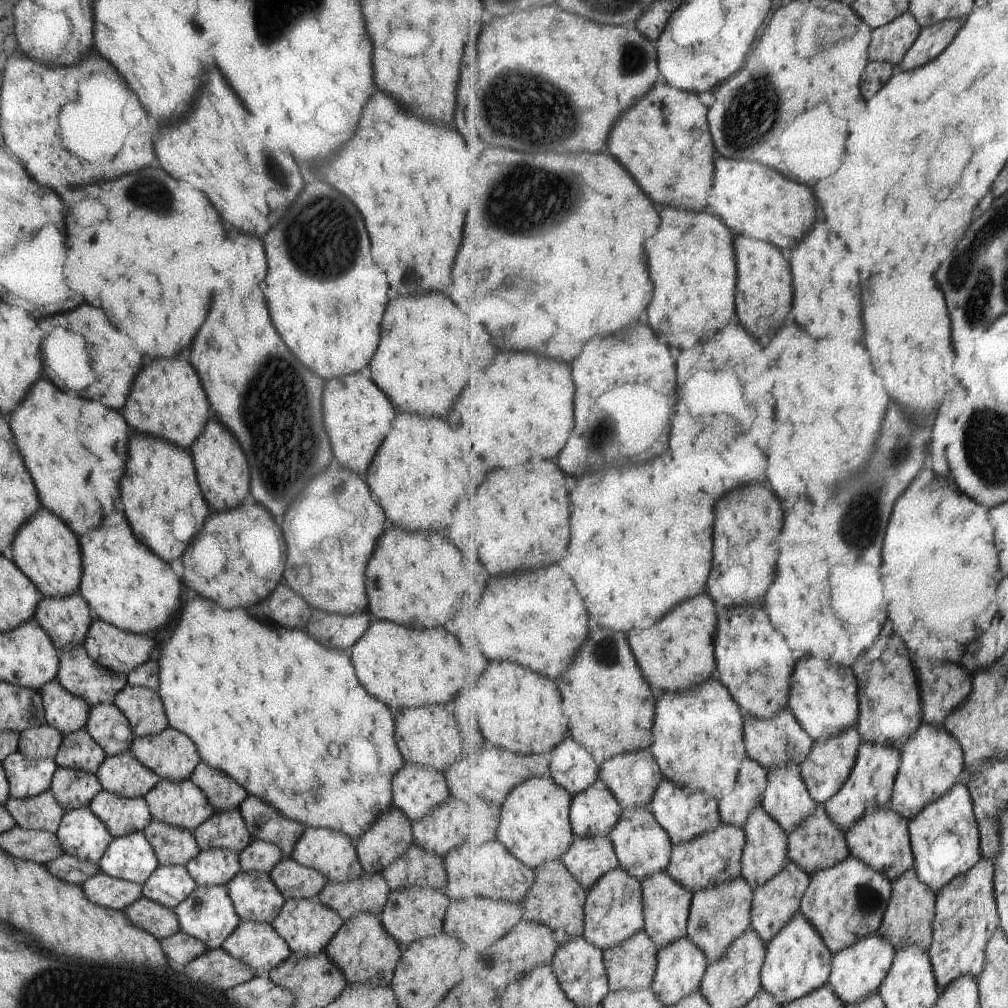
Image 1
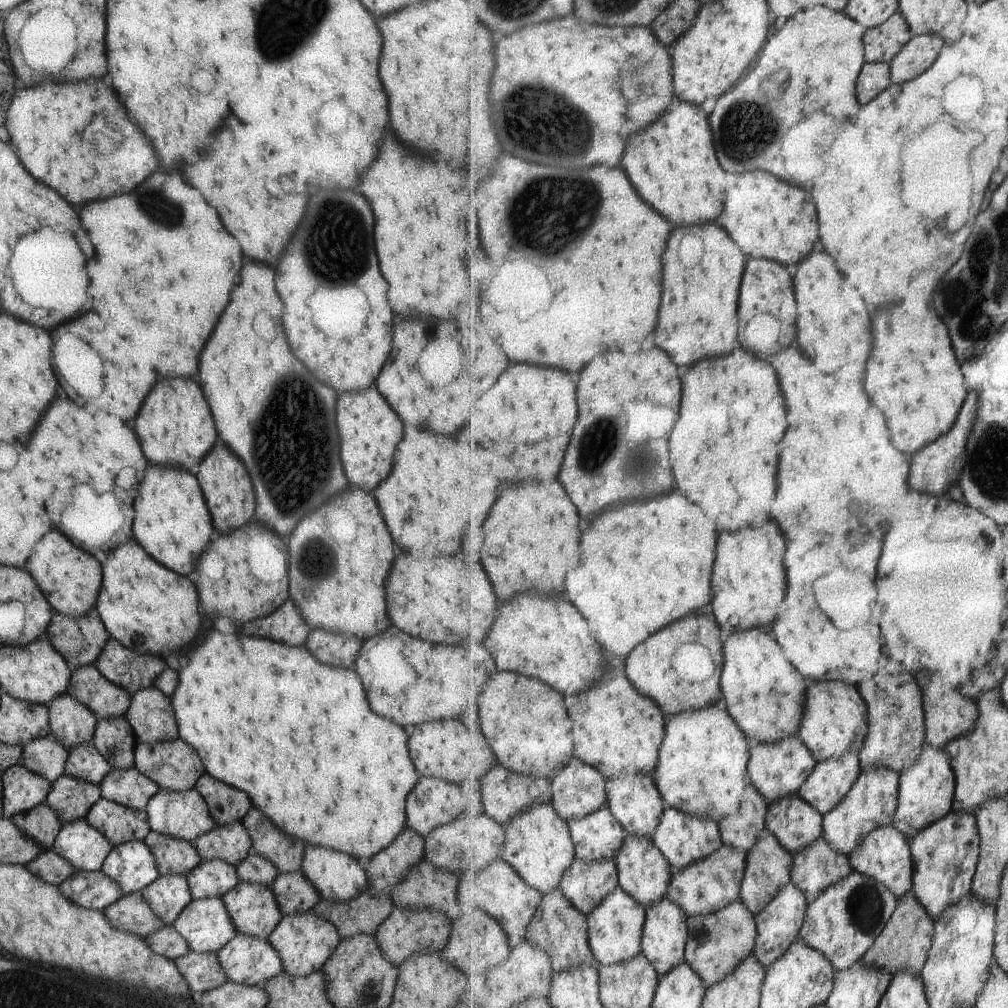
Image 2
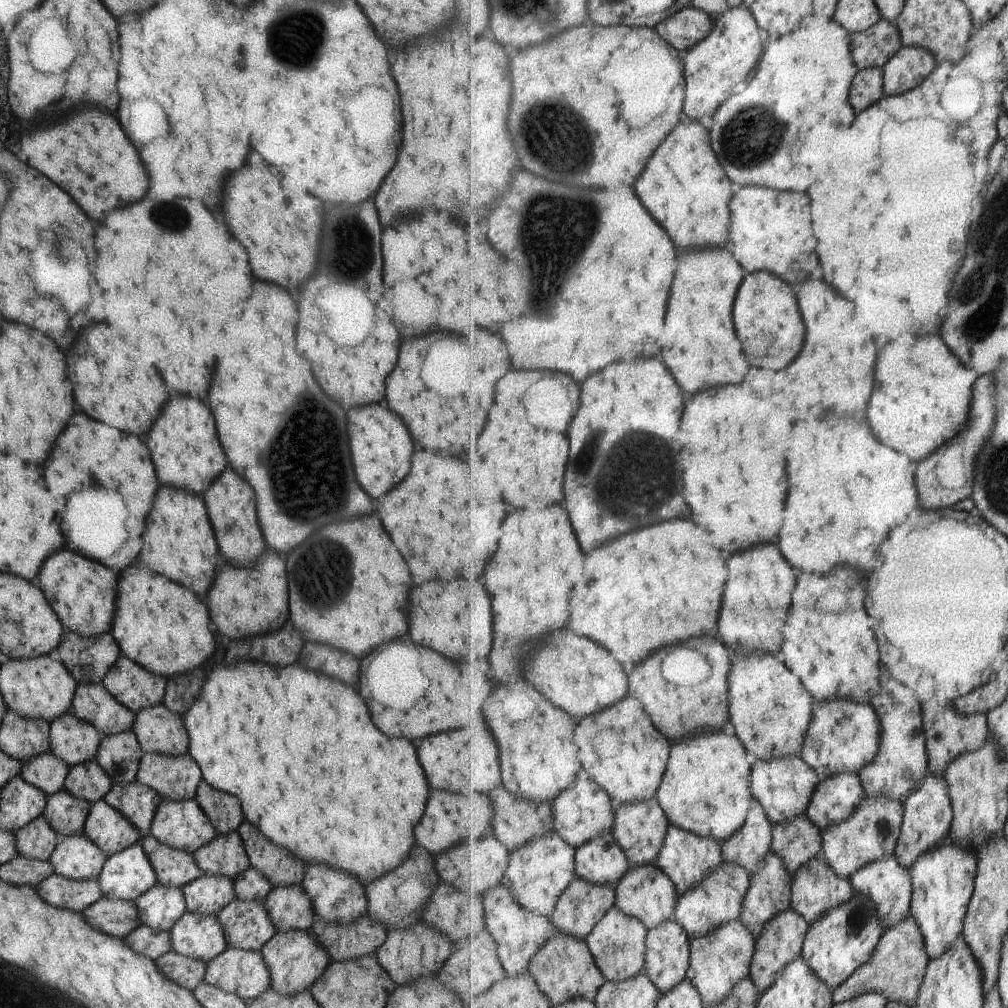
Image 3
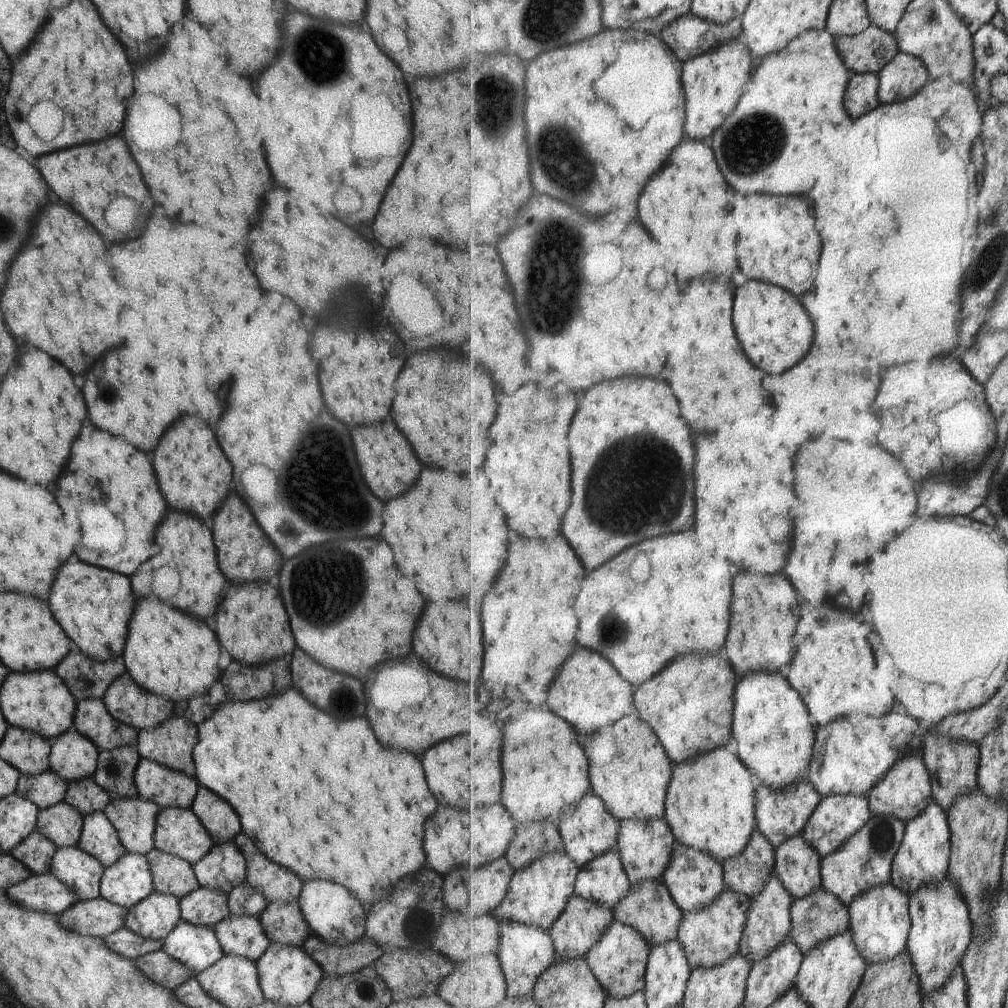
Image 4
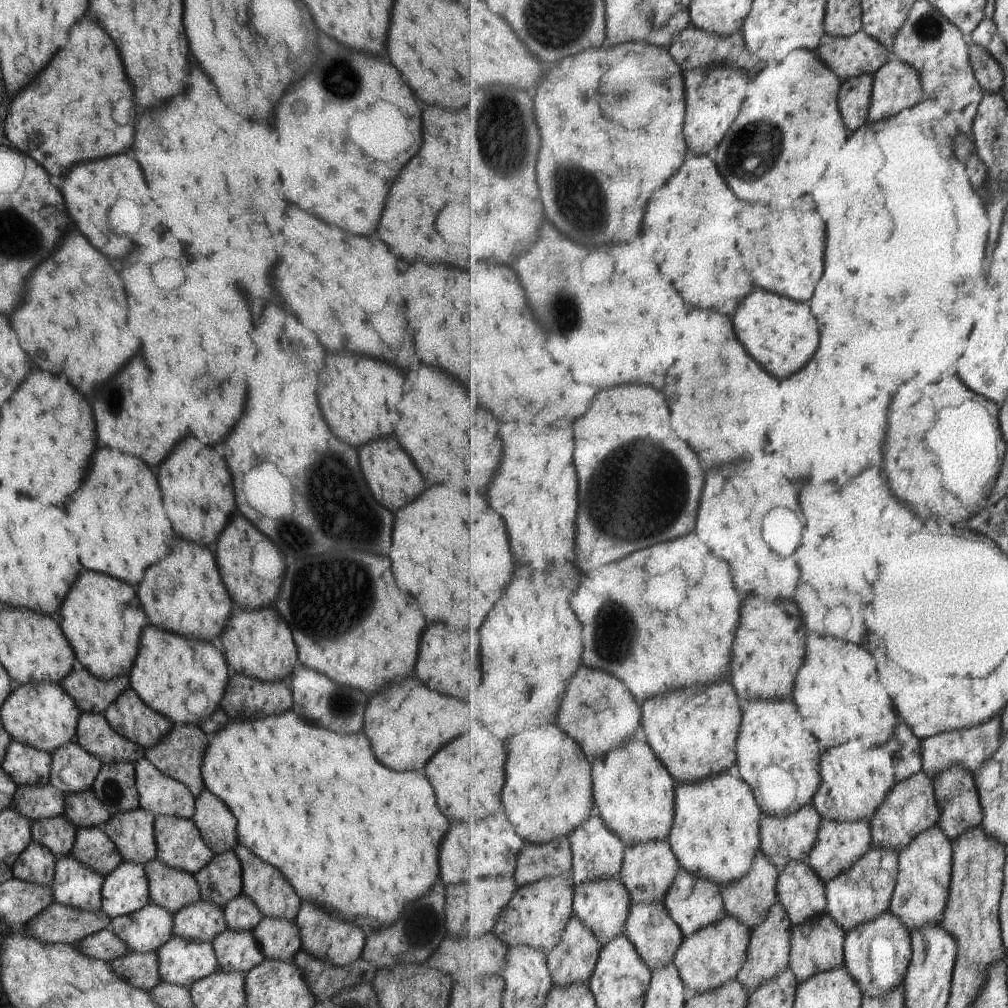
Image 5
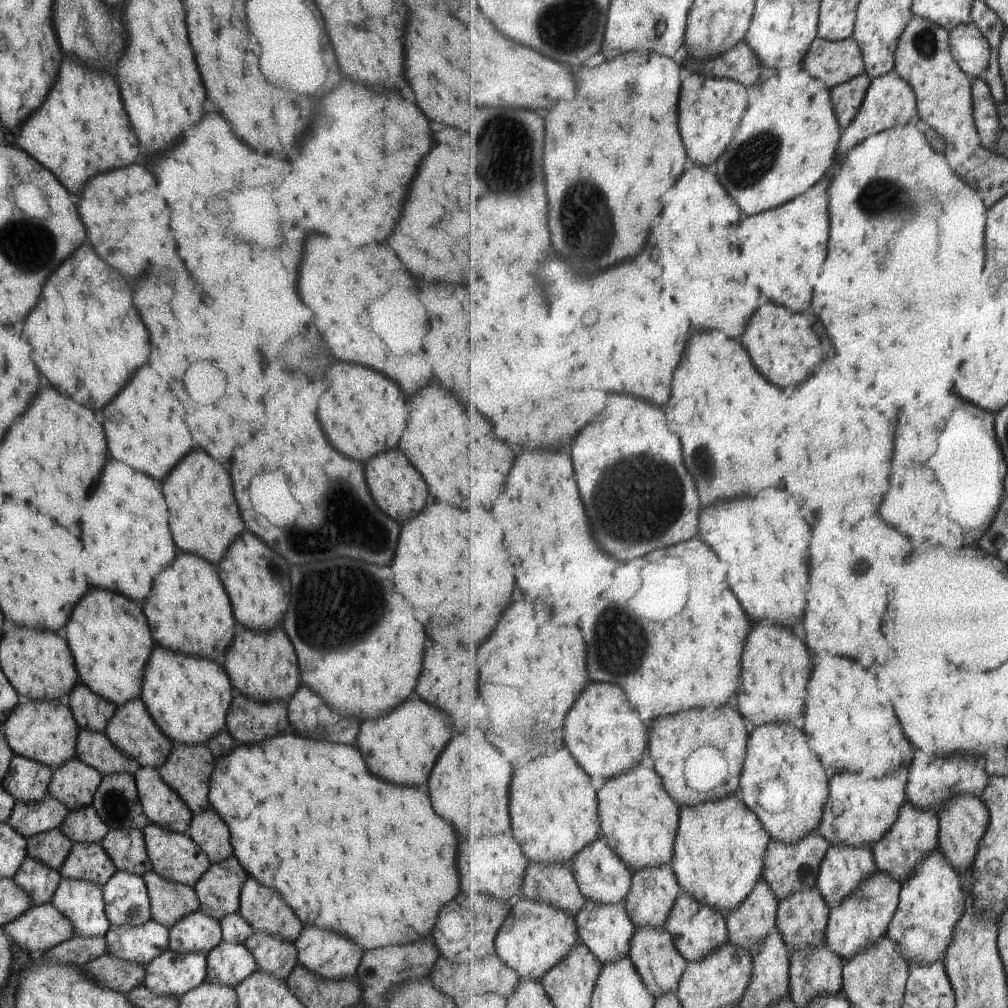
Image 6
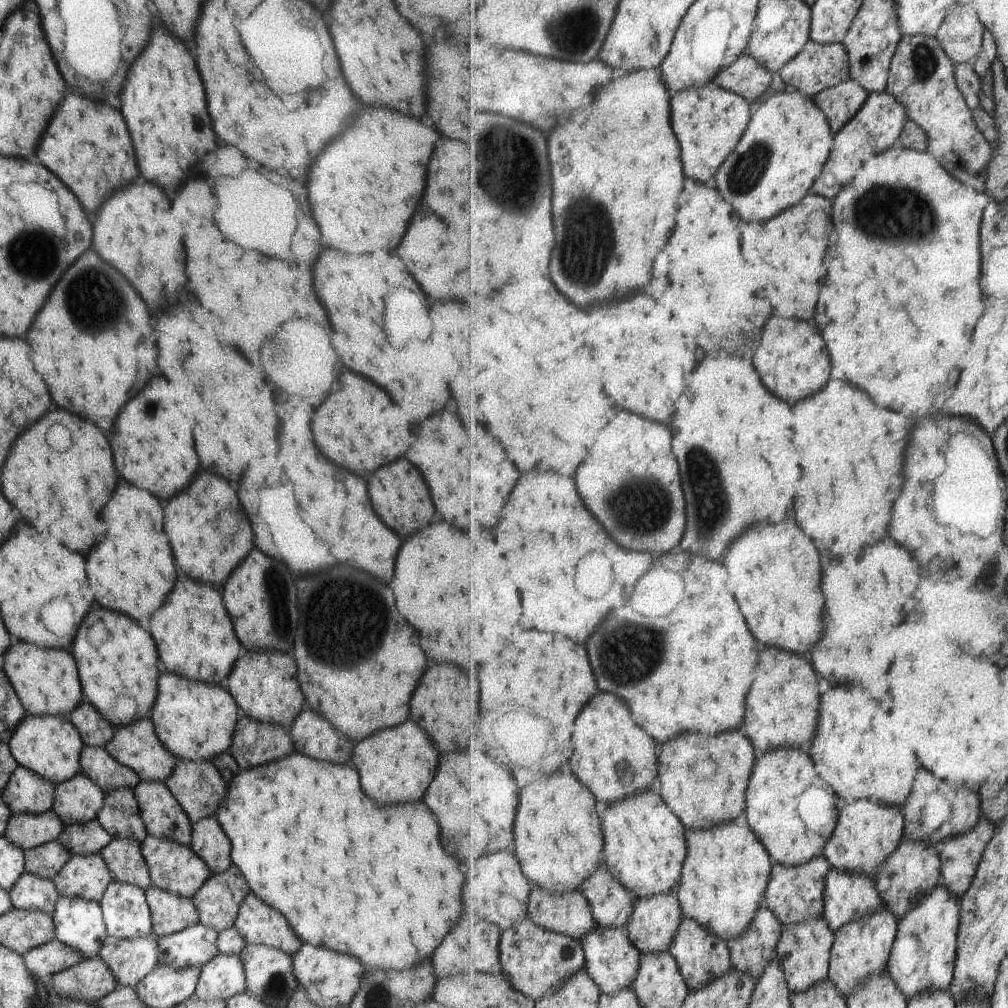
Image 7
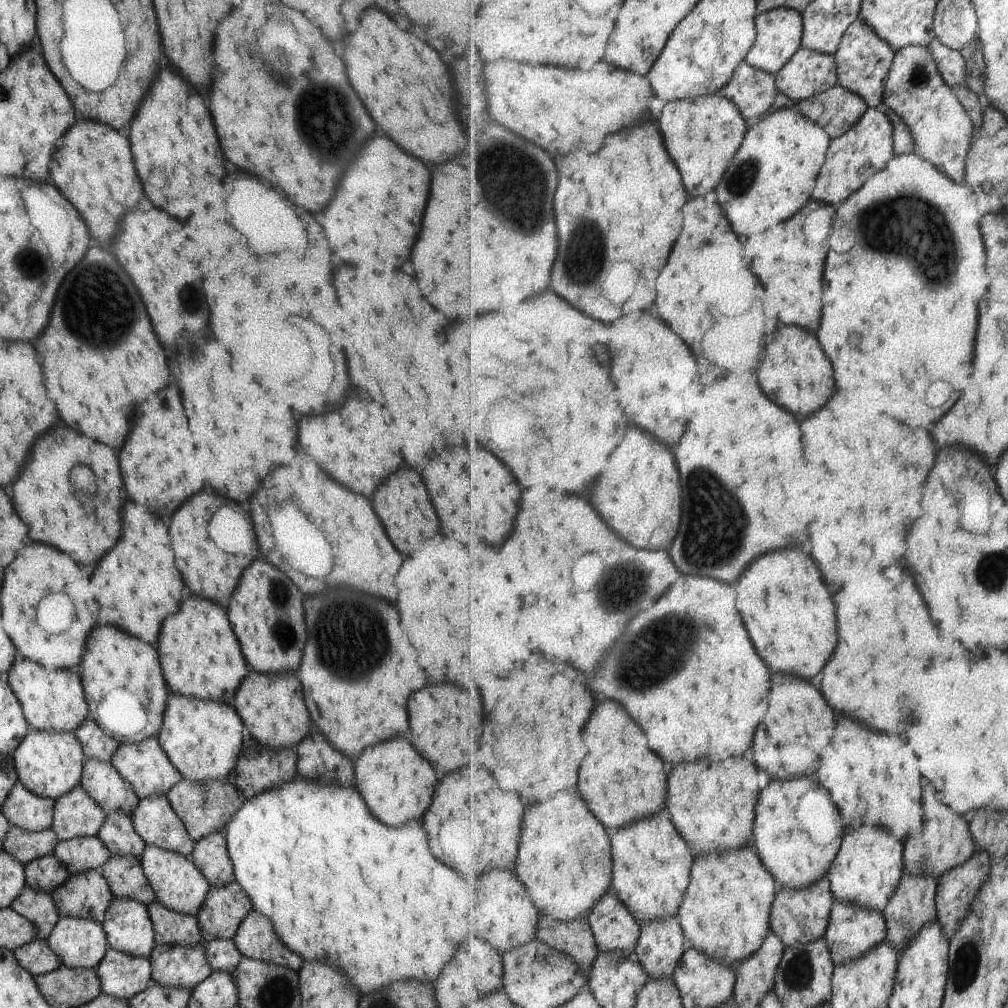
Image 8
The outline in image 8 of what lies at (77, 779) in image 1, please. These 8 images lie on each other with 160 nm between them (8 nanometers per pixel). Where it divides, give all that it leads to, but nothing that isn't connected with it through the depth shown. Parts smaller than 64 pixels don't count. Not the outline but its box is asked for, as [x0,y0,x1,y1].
[24,855,70,894]

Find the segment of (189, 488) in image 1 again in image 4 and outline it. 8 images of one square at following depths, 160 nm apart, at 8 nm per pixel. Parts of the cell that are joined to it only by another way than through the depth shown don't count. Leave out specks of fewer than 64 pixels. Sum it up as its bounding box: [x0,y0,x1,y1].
[129,512,228,618]

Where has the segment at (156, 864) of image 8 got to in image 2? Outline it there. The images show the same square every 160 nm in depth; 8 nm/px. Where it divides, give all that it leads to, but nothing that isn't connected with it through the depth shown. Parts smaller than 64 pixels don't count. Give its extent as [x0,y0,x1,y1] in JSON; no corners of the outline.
[145,788,214,841]

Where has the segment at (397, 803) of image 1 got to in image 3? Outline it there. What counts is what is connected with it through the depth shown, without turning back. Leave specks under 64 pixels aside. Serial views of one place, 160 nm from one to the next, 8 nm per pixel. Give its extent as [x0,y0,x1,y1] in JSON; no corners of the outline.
[413,790,493,855]

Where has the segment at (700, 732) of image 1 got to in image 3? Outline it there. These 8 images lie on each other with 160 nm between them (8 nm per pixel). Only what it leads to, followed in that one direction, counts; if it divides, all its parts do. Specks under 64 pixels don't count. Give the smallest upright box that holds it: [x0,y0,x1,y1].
[656,730,754,842]

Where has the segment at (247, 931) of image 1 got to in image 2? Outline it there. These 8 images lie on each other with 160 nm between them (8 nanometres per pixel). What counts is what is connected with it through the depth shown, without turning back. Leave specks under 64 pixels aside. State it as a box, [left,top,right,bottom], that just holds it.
[216,932,283,985]

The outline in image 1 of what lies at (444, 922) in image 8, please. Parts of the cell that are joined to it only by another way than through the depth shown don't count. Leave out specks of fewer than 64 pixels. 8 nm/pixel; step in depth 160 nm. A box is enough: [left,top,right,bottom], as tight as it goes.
[156,596,403,846]

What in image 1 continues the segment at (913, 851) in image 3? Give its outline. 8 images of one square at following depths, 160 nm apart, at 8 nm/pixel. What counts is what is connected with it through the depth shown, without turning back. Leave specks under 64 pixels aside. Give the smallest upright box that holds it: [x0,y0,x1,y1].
[890,722,964,820]

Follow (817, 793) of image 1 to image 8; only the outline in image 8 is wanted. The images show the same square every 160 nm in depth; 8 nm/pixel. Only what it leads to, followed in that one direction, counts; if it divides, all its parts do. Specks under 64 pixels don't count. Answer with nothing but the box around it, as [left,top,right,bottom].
[825,901,888,966]

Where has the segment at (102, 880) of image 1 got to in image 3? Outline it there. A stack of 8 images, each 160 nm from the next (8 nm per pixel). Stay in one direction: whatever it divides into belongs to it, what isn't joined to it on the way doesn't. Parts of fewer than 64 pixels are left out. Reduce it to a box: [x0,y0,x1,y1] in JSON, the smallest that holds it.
[36,874,103,911]

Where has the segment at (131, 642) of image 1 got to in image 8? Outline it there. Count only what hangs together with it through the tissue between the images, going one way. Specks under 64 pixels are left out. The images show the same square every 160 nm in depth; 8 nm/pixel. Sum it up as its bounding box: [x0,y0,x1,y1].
[110,736,181,799]

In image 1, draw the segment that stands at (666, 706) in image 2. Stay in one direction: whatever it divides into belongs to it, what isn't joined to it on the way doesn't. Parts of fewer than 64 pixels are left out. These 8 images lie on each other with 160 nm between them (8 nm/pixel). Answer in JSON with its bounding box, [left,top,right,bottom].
[628,596,719,695]

